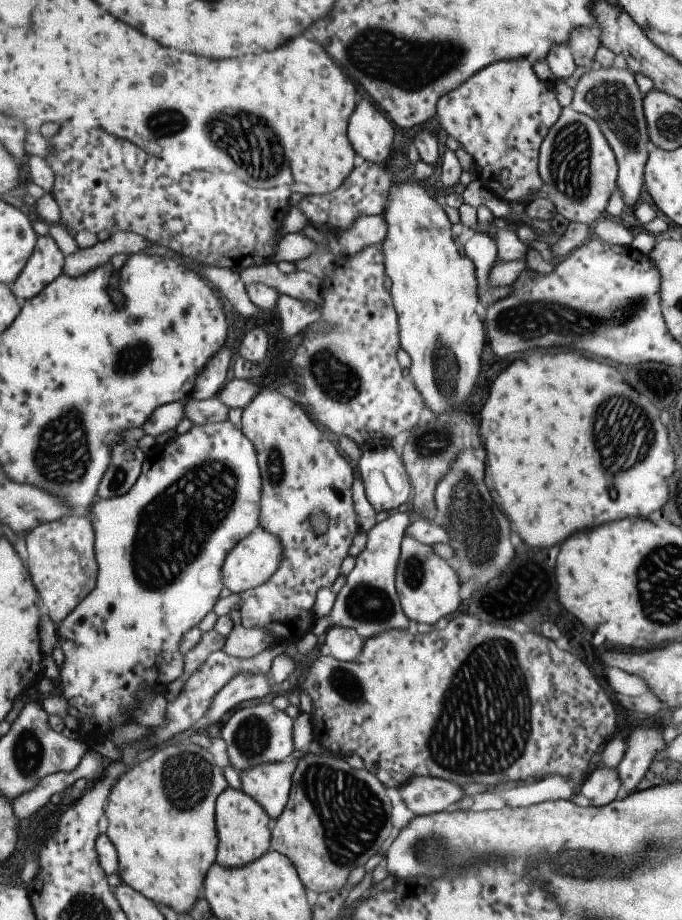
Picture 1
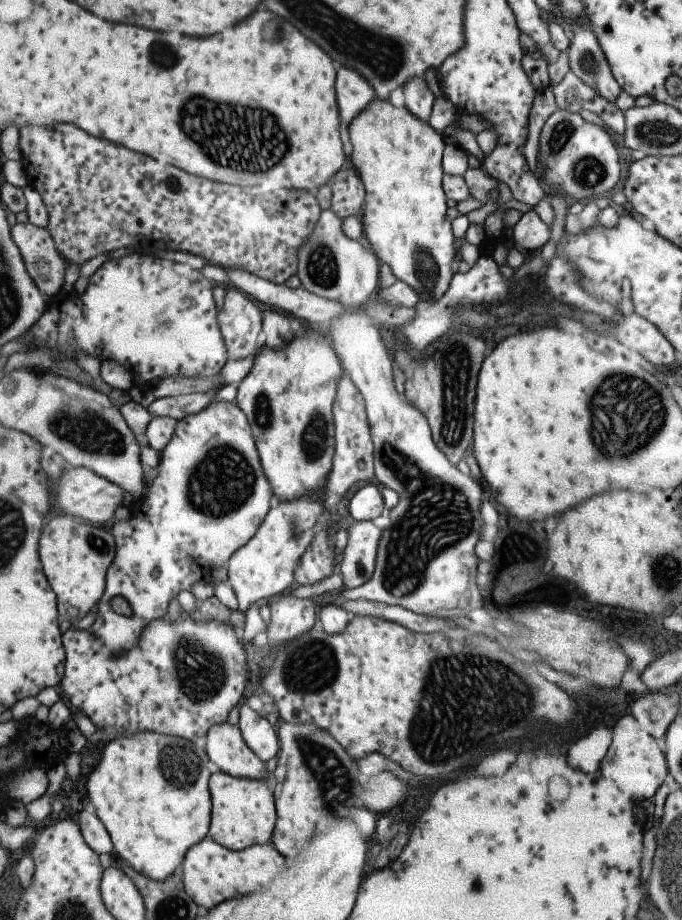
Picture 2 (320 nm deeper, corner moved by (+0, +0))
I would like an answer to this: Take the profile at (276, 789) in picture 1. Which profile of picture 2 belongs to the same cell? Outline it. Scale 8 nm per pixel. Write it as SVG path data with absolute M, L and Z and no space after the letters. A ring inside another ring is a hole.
M227 721L212 724L205 735L205 749L208 760L218 770L232 777L264 777L271 770L259 760L252 750L244 743L237 725Z

